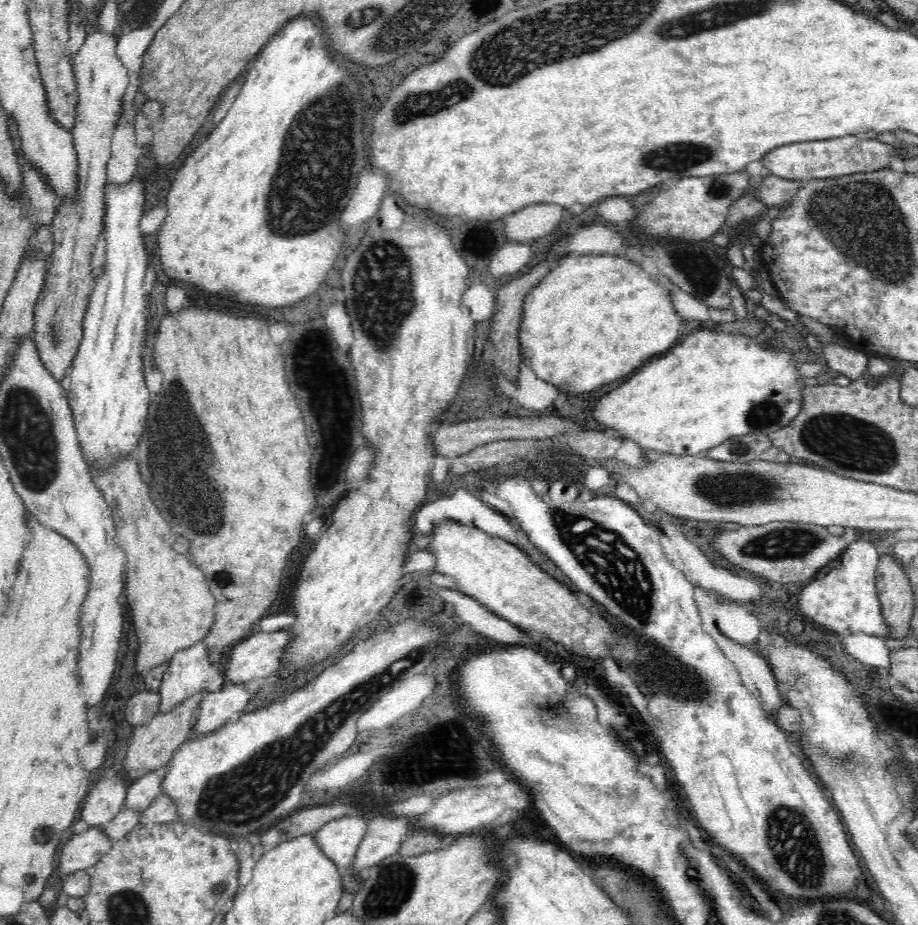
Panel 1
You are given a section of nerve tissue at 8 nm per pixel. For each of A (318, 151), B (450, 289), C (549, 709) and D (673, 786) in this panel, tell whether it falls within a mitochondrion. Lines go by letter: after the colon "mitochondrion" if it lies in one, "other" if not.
A: mitochondrion
B: other
C: mitochondrion
D: other

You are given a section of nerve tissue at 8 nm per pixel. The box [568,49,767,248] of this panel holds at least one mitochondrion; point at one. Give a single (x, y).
(672, 157)

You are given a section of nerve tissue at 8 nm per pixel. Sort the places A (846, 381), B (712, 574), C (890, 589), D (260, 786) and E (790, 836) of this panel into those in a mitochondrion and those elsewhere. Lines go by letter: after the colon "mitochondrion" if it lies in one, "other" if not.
A: other
B: other
C: other
D: mitochondrion
E: mitochondrion

